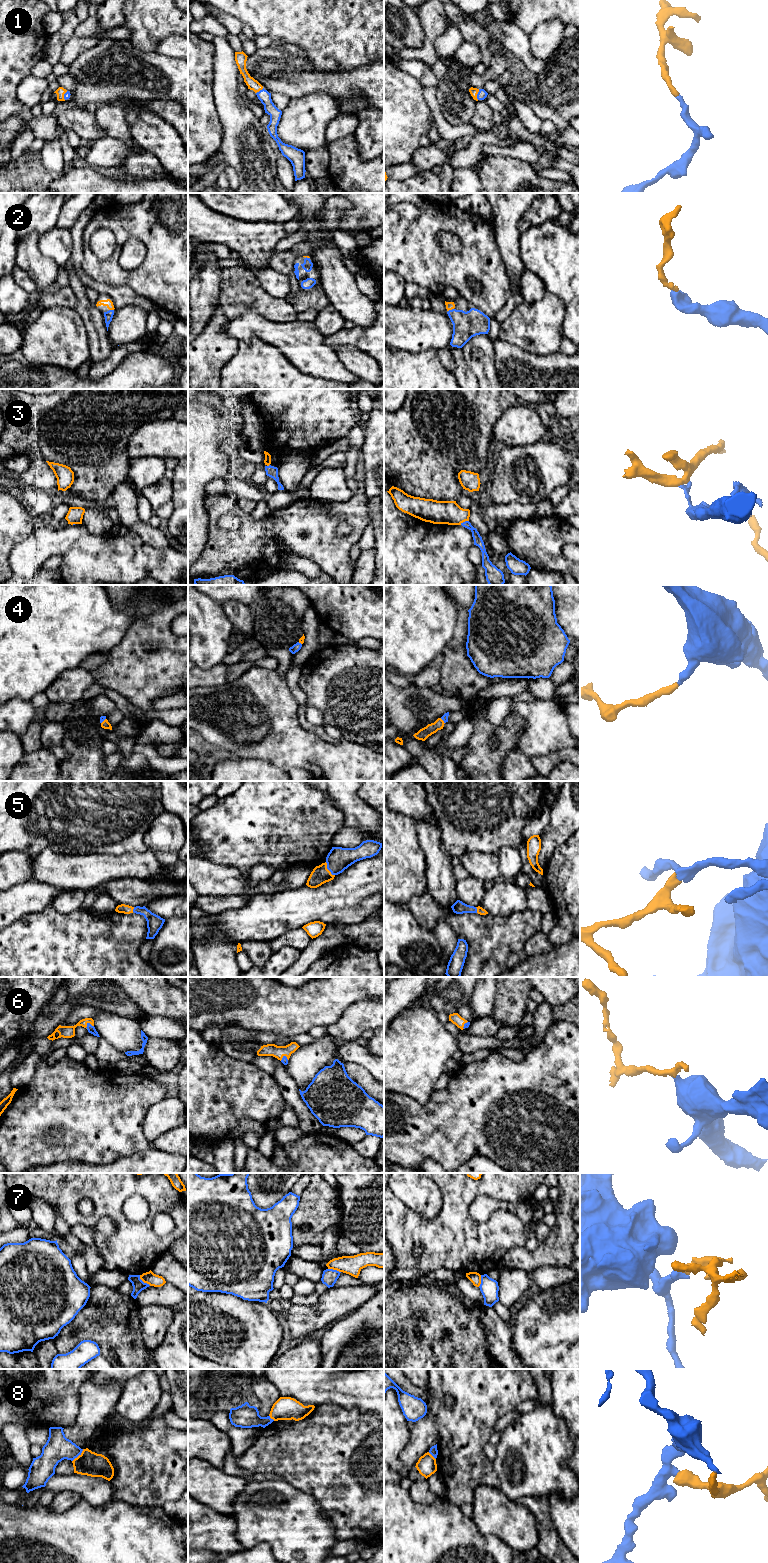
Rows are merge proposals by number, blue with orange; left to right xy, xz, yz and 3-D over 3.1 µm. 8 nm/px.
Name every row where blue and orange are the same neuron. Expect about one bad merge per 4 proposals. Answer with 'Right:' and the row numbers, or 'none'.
Right: 1, 2, 3, 4, 5, 6

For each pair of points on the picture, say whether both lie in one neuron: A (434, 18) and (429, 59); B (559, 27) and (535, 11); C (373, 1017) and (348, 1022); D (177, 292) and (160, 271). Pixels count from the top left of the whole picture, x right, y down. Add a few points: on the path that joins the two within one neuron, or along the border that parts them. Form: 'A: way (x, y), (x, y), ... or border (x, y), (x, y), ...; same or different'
A: way (433, 28), (429, 39), (429, 49); same
B: border (566, 24), (552, 18), (540, 23), (530, 34); different
C: way (367, 1017), (358, 1017), (354, 1020); same
D: way (176, 287), (165, 276); same

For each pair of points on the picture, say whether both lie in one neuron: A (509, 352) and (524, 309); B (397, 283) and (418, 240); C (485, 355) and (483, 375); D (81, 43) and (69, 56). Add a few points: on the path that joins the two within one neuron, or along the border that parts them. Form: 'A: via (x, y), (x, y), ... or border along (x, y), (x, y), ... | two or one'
A: border along (498, 337), (534, 353) | two
B: border along (394, 272), (405, 282) | two
C: via (483, 360), (483, 370) | one
D: via (78, 46), (71, 53) | one

